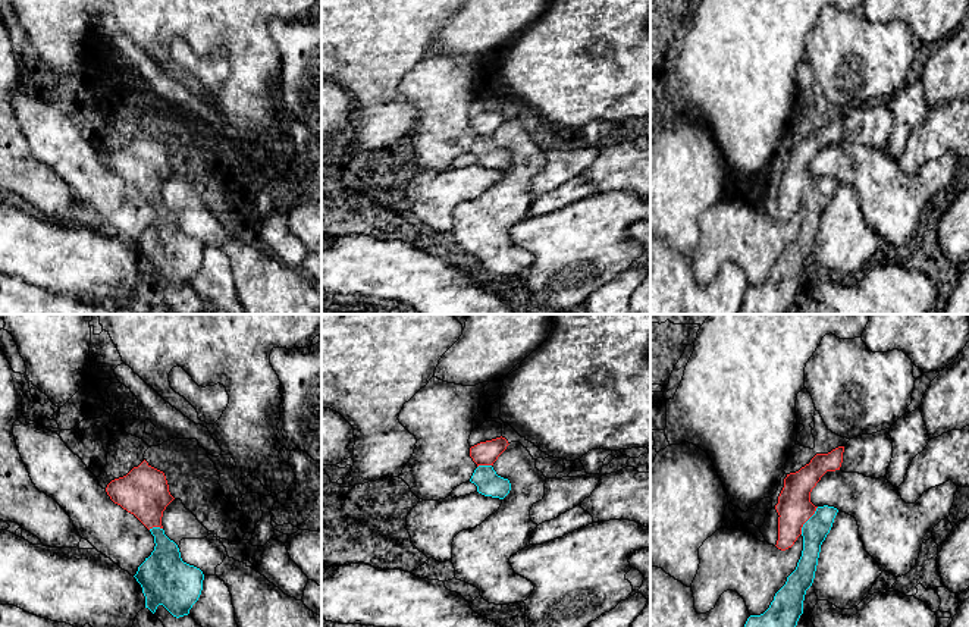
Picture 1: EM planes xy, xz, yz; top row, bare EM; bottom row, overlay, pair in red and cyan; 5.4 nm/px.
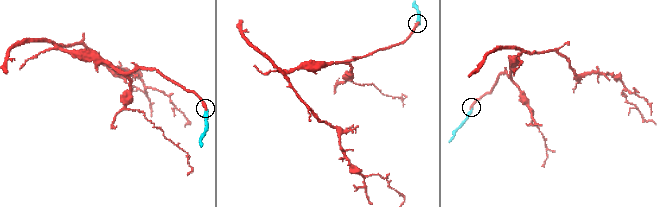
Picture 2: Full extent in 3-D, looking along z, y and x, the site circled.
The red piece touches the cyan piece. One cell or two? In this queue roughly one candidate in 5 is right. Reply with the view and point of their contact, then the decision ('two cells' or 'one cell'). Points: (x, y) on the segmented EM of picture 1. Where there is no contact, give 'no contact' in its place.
contact yz (808, 519); one cell

